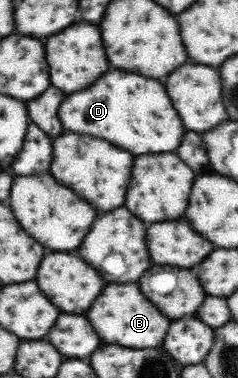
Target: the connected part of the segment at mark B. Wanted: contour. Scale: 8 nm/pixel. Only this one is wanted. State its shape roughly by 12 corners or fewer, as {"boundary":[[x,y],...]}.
{"boundary":[[134,283],[108,285],[86,311],[104,343],[148,349],[164,317]]}

